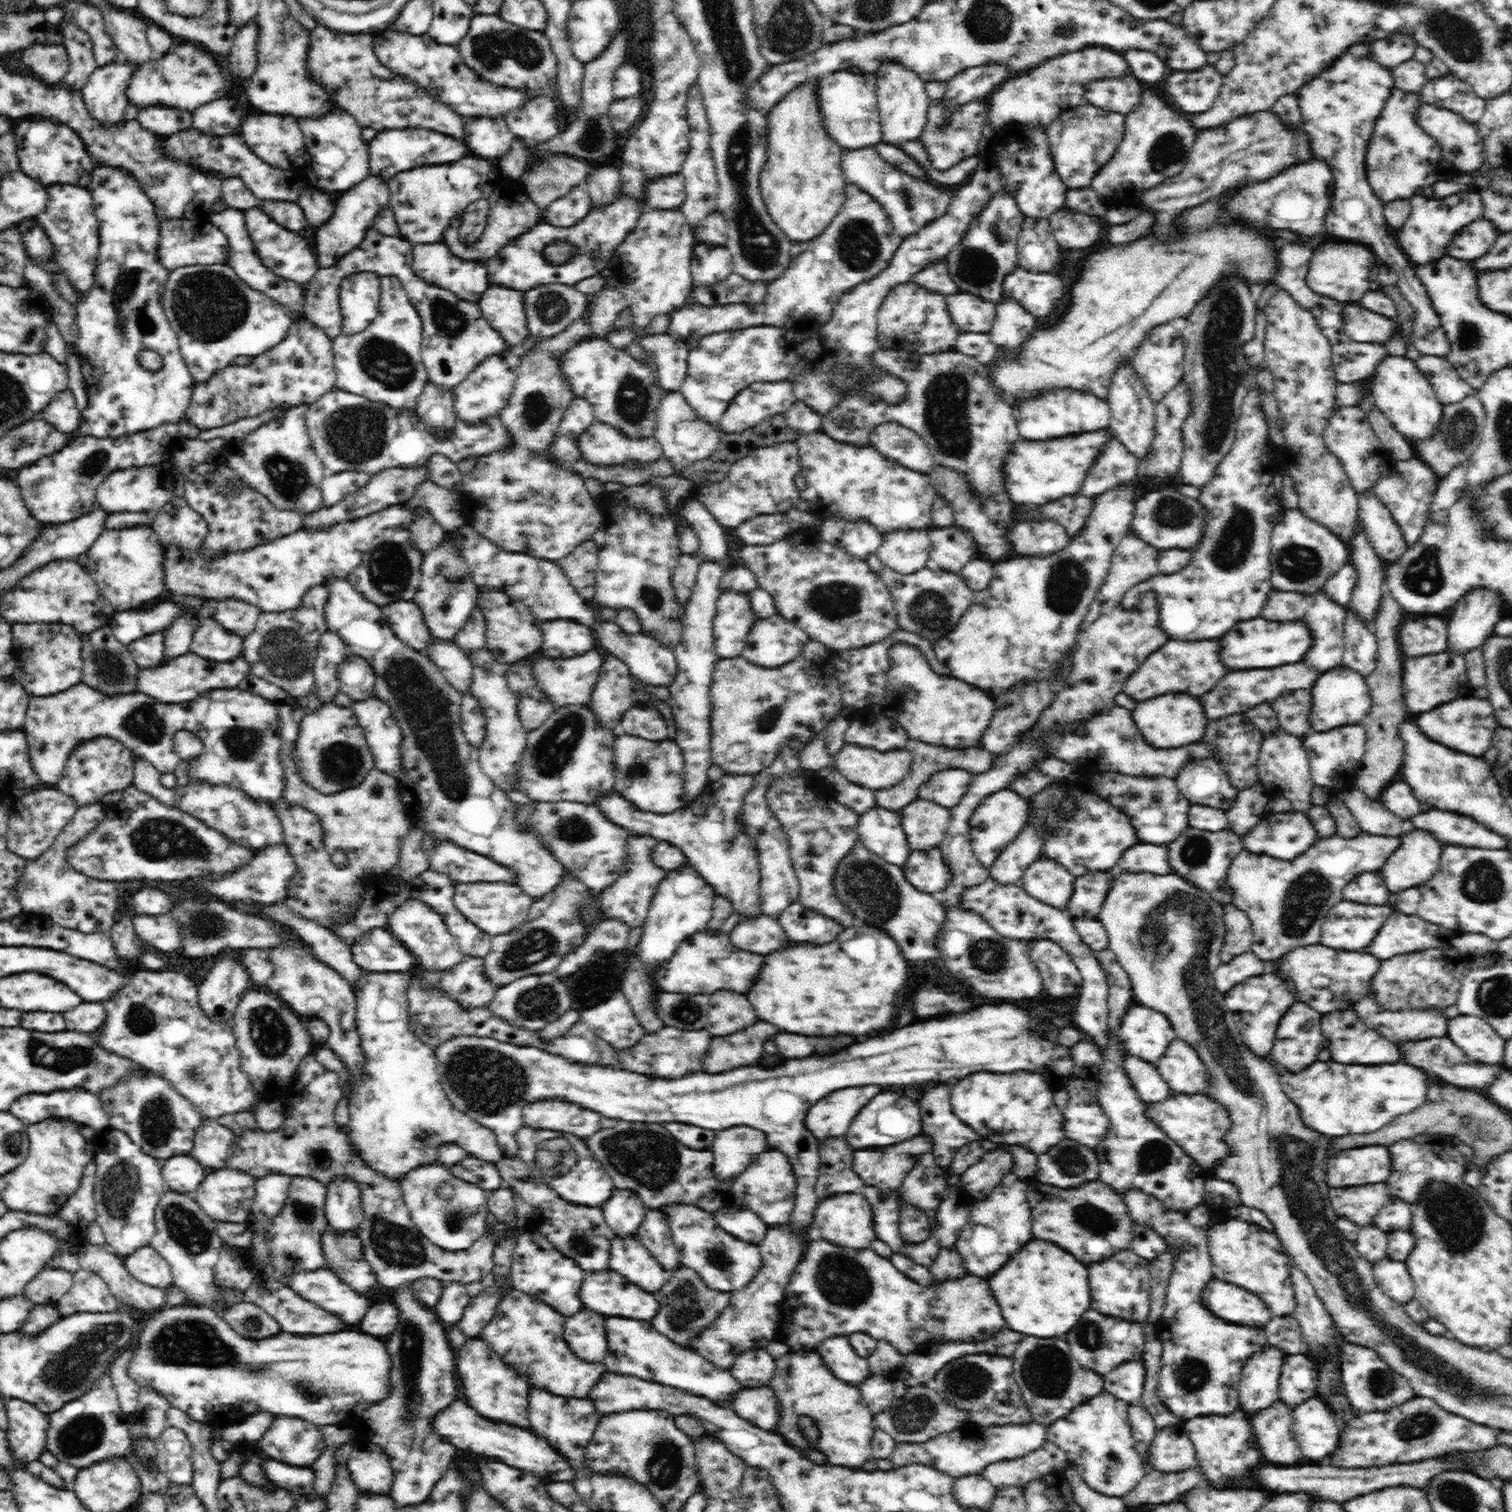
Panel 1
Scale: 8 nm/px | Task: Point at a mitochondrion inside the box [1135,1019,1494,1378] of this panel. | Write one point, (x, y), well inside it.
(1461, 1230)

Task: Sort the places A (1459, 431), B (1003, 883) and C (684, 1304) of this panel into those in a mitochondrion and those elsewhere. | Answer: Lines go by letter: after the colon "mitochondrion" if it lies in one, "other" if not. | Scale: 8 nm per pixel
A: mitochondrion
B: other
C: mitochondrion

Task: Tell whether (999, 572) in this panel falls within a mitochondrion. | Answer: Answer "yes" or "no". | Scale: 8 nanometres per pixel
no

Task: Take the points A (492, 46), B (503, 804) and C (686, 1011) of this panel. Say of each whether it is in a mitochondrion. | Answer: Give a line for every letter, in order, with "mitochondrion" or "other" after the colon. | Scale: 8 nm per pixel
A: mitochondrion
B: other
C: mitochondrion

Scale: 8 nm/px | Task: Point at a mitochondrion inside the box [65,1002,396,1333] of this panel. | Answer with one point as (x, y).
(302, 1212)

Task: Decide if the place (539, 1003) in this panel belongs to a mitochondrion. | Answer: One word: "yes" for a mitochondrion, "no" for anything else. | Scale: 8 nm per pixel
yes

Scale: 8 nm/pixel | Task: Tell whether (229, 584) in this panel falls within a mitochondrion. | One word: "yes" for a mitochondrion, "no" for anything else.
no

